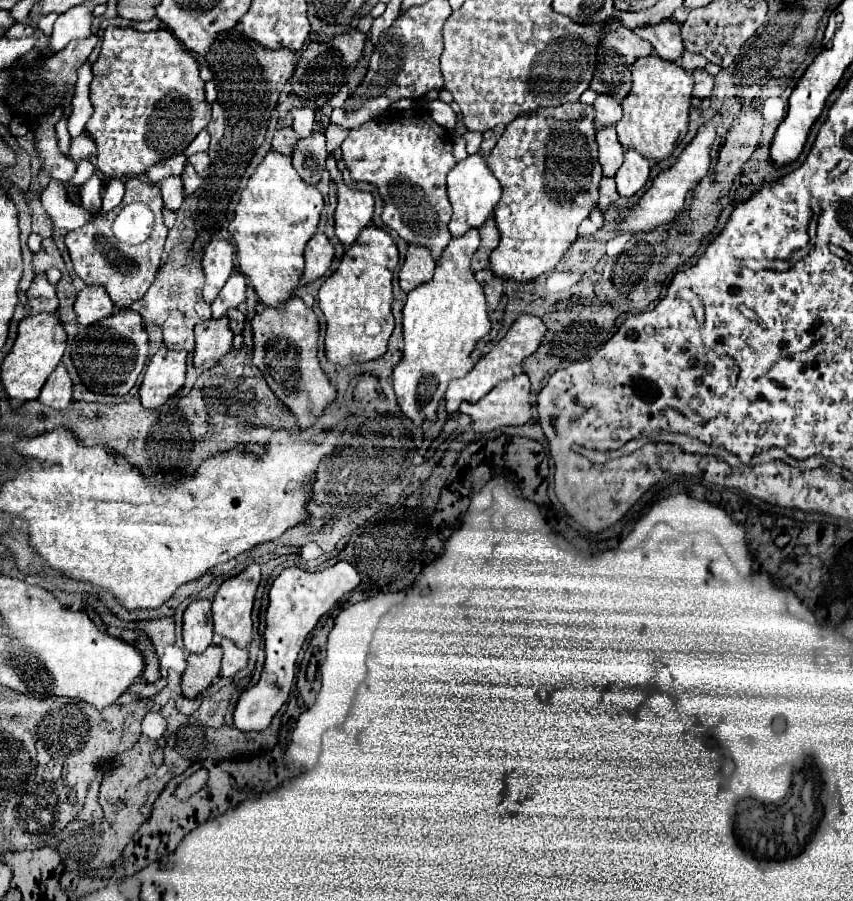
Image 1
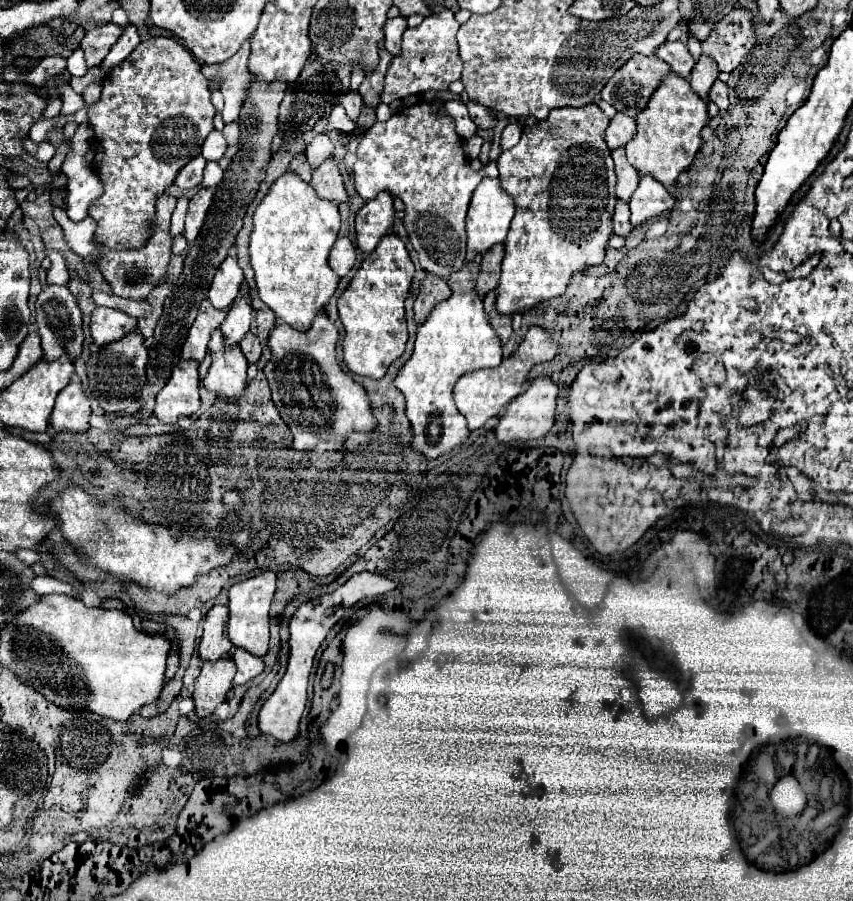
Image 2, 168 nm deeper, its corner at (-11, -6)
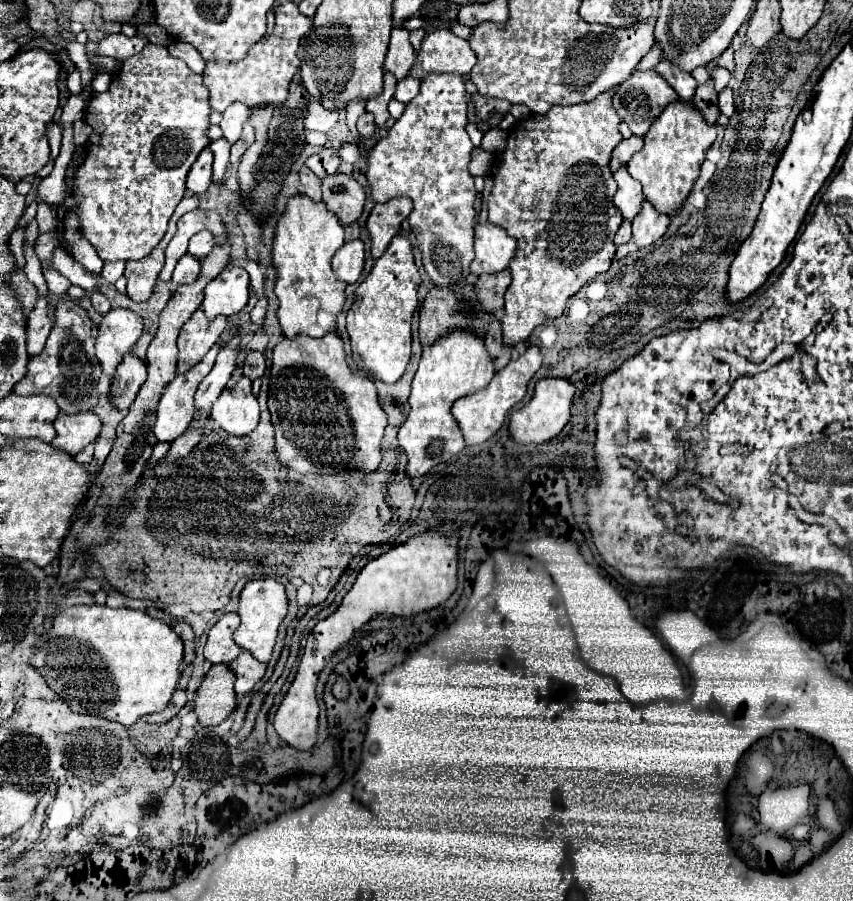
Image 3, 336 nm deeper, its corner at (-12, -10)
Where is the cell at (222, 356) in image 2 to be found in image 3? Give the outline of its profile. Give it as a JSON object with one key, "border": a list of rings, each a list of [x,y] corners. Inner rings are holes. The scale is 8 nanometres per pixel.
{"border":[[[241,378],[225,388],[213,406],[211,418],[231,436],[247,436],[259,424],[259,404],[251,392],[251,380]]]}

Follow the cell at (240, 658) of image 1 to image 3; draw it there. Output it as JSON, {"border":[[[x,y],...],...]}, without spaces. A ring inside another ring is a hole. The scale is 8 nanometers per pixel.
{"border":[[[241,652],[233,664],[231,664],[235,676],[237,676],[237,682],[235,682],[235,692],[237,696],[243,696],[243,694],[249,694],[253,690],[253,686],[265,676],[265,664],[263,662],[257,662],[249,652]]]}

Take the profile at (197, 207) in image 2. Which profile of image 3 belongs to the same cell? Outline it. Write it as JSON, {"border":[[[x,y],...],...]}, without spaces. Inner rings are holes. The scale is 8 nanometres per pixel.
{"border":[[[203,230],[189,240],[189,254],[195,258],[205,258],[213,250],[213,244],[213,234],[209,230]]]}

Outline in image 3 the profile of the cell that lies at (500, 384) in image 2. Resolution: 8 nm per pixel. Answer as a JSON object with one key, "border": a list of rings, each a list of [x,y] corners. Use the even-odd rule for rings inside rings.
{"border":[[[529,346],[523,356],[515,356],[501,372],[497,372],[485,390],[479,390],[475,394],[459,398],[453,404],[451,412],[453,412],[457,424],[459,424],[461,432],[463,432],[465,446],[483,444],[483,442],[487,442],[489,438],[493,438],[501,430],[509,410],[513,406],[517,406],[525,398],[527,384],[529,384],[529,380],[535,376],[535,372],[539,368],[541,368],[541,352],[539,352],[537,346]]]}

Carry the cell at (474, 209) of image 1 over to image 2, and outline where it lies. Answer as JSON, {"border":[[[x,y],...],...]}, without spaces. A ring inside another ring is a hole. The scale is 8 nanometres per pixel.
{"border":[[[484,178],[472,194],[468,216],[466,216],[466,232],[468,232],[468,246],[466,246],[466,260],[472,260],[476,254],[486,252],[490,246],[504,242],[510,230],[510,222],[514,218],[516,206],[510,194],[504,192],[502,182],[498,178]]]}

